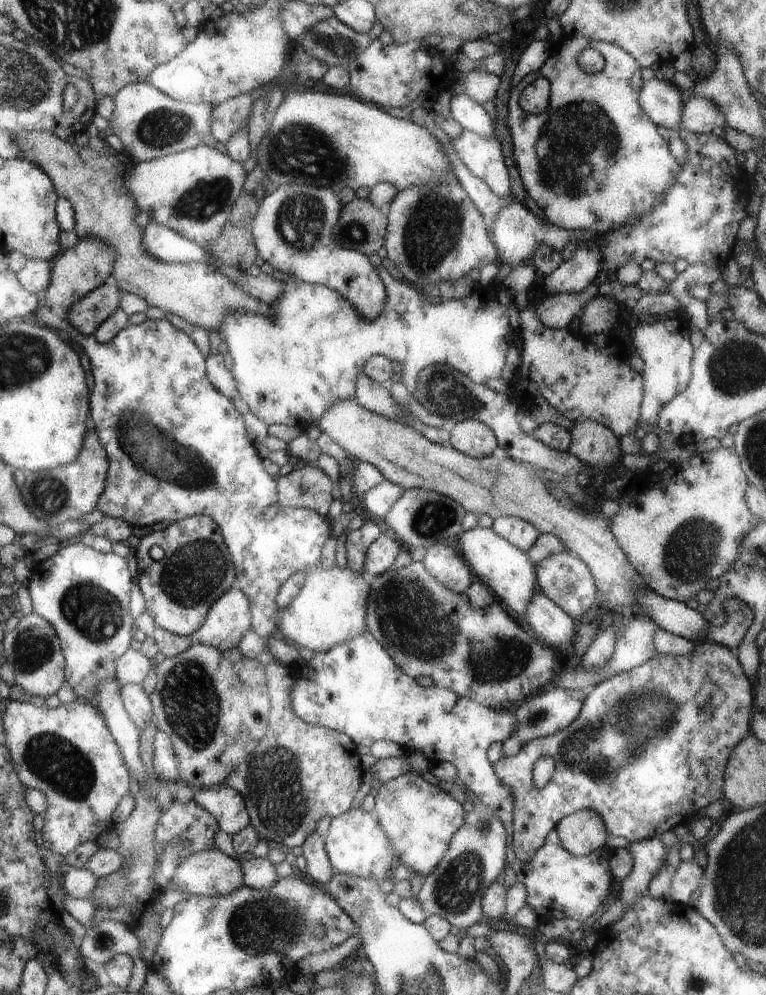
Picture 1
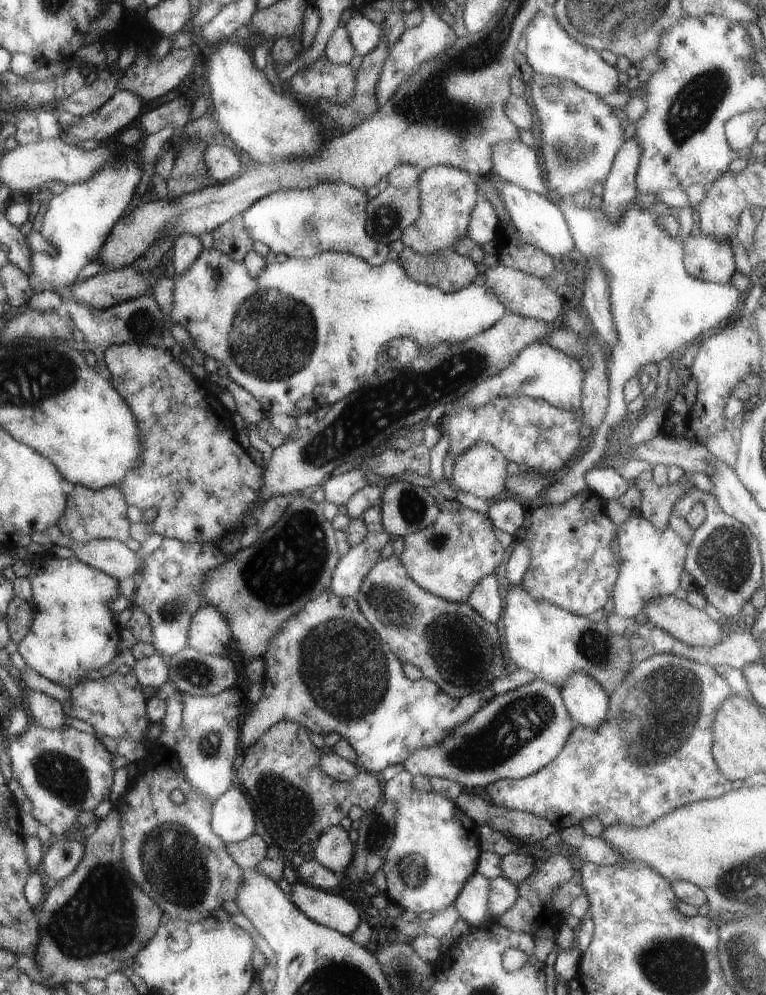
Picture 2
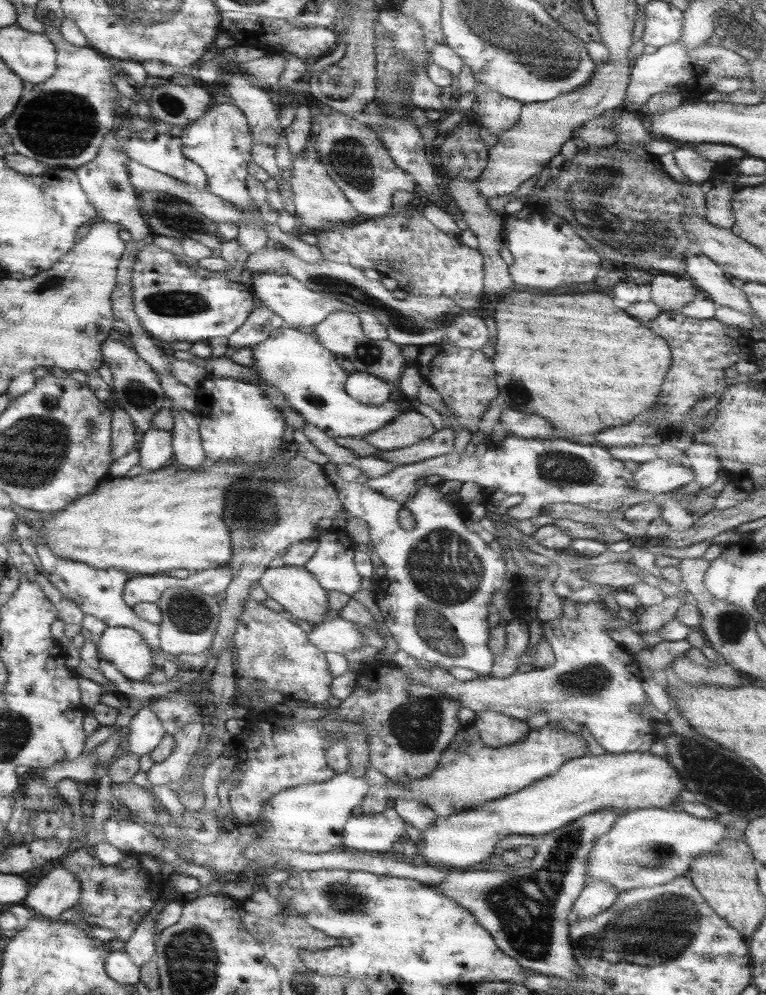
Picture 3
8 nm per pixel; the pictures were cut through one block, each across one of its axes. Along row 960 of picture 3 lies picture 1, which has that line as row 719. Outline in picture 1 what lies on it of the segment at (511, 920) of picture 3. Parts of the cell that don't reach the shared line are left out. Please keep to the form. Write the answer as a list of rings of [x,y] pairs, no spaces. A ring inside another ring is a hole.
[[[585,685],[580,689],[562,689],[557,686],[550,686],[543,692],[533,694],[531,698],[527,698],[517,710],[515,710],[516,729],[515,734],[511,734],[511,738],[503,738],[502,757],[510,757],[514,755],[520,746],[523,746],[527,740],[537,737],[544,737],[555,731],[565,729],[567,725],[579,716],[583,699],[590,691],[589,686]]]

